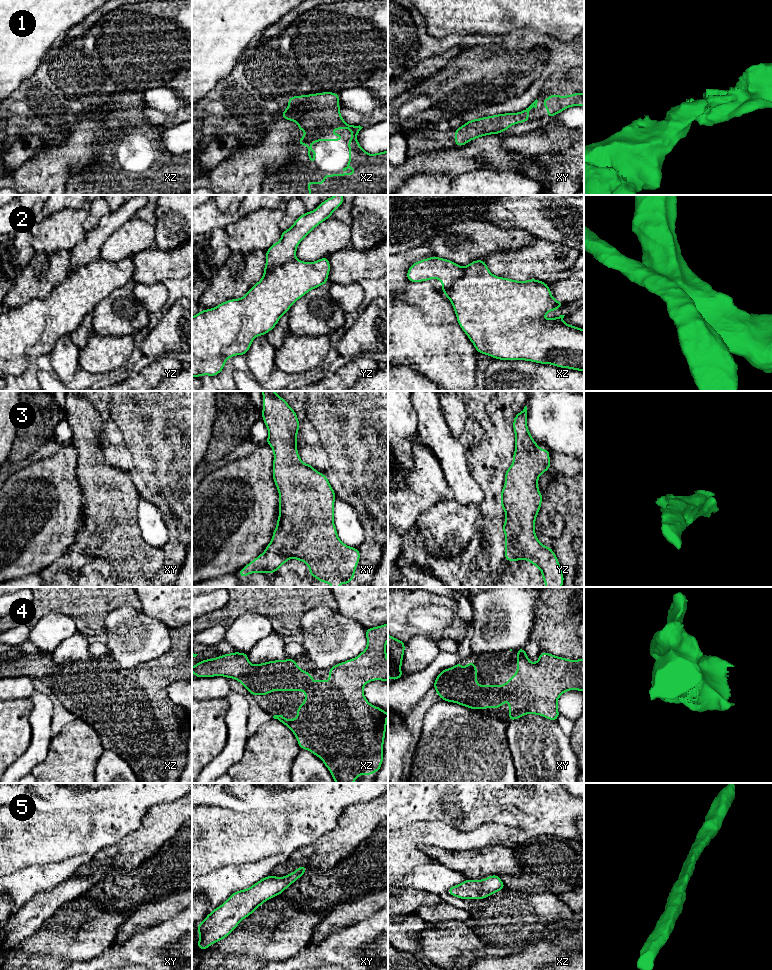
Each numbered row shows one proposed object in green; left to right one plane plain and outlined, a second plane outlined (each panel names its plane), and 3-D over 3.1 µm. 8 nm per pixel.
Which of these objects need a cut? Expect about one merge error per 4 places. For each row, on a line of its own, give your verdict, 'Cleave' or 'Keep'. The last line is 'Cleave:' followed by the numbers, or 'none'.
1: Keep
2: Cleave
3: Keep
4: Keep
5: Keep
Cleave: 2

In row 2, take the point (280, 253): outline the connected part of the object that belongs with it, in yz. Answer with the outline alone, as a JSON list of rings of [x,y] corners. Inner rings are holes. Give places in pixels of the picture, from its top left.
[[[342,195],[330,197],[315,210],[299,216],[288,230],[282,231],[281,239],[266,251],[264,271],[272,271],[275,267],[285,265],[294,259],[299,243],[320,223],[331,217],[343,201]]]

